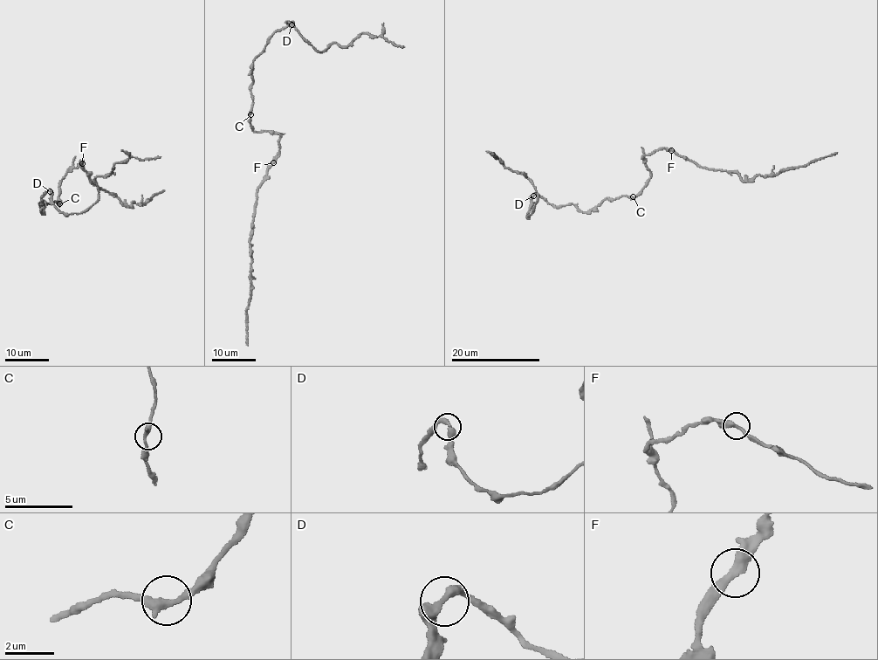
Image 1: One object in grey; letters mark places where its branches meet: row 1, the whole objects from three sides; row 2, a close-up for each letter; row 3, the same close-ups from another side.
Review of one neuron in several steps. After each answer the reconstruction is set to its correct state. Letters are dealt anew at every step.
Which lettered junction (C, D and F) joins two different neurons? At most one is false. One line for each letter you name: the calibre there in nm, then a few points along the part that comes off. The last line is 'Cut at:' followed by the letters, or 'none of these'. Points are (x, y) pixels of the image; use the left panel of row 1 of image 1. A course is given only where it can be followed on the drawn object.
Cut at: none of these

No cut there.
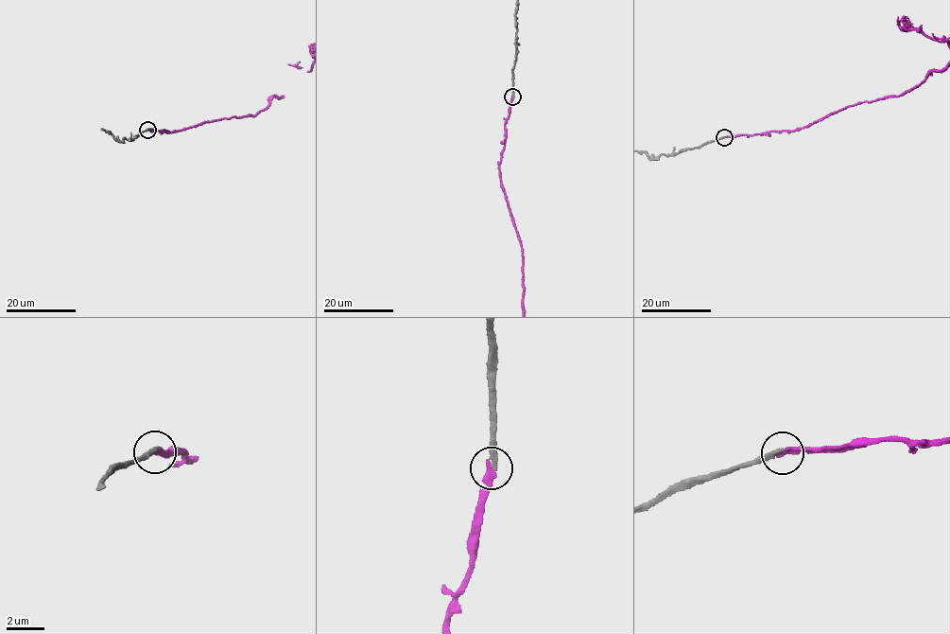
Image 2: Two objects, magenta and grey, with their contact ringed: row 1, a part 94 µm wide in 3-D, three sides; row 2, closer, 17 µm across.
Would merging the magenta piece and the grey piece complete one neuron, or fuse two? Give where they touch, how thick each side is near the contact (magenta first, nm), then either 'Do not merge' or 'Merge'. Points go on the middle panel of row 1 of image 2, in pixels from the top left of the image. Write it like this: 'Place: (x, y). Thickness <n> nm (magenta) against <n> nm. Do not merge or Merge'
Place: (512, 96). Thickness 360 nm (magenta) against 280 nm. Merge

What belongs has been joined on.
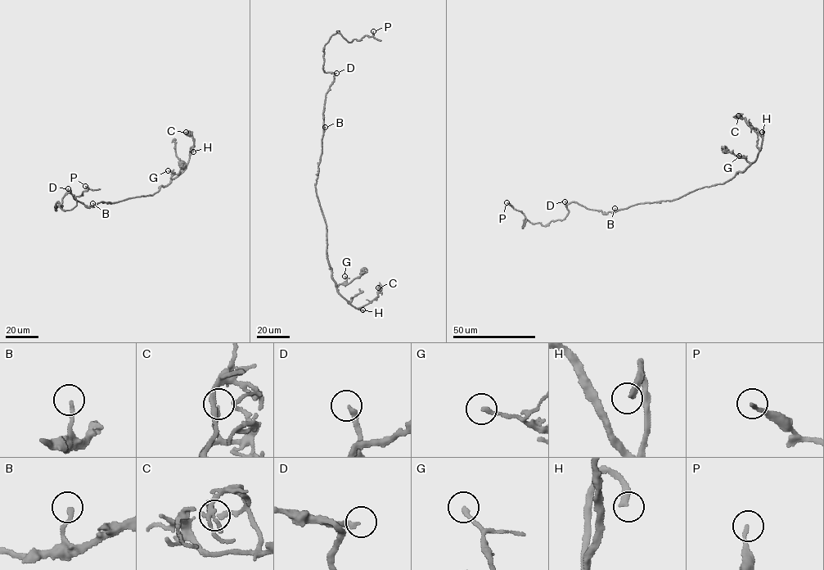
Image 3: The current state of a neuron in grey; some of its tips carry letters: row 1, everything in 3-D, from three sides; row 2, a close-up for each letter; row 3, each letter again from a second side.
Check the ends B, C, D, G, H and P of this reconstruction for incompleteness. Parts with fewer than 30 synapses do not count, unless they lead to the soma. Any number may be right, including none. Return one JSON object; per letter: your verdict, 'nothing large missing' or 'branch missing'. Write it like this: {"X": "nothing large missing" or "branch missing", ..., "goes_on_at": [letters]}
{"B": "nothing large missing", "C": "nothing large missing", "D": "branch missing", "G": "nothing large missing", "H": "branch missing", "P": "nothing large missing", "goes_on_at": ["D", "H"]}

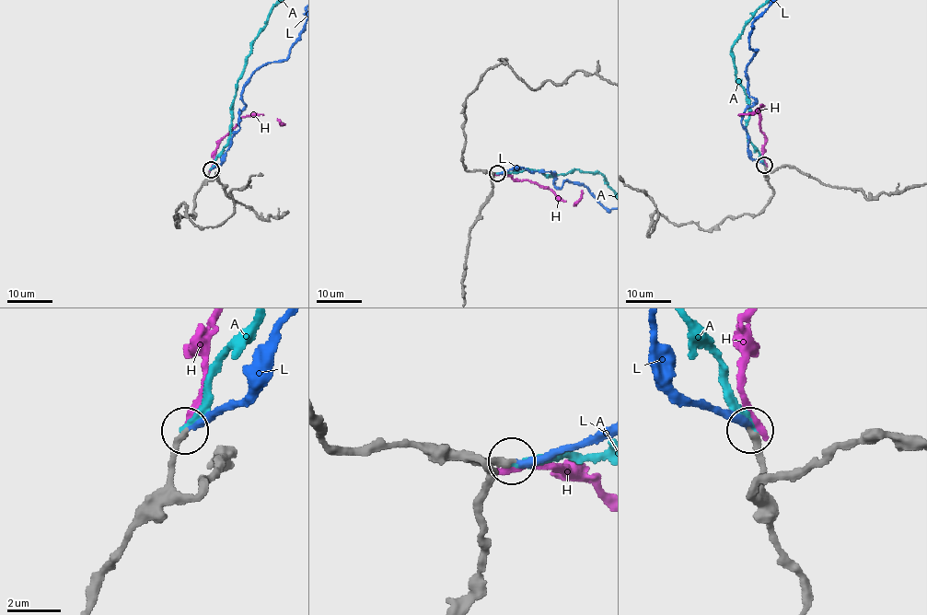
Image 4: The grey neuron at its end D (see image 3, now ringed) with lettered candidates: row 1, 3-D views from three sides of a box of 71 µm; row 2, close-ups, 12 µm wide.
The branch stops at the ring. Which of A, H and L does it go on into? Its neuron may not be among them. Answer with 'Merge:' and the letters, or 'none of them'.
Merge: L

